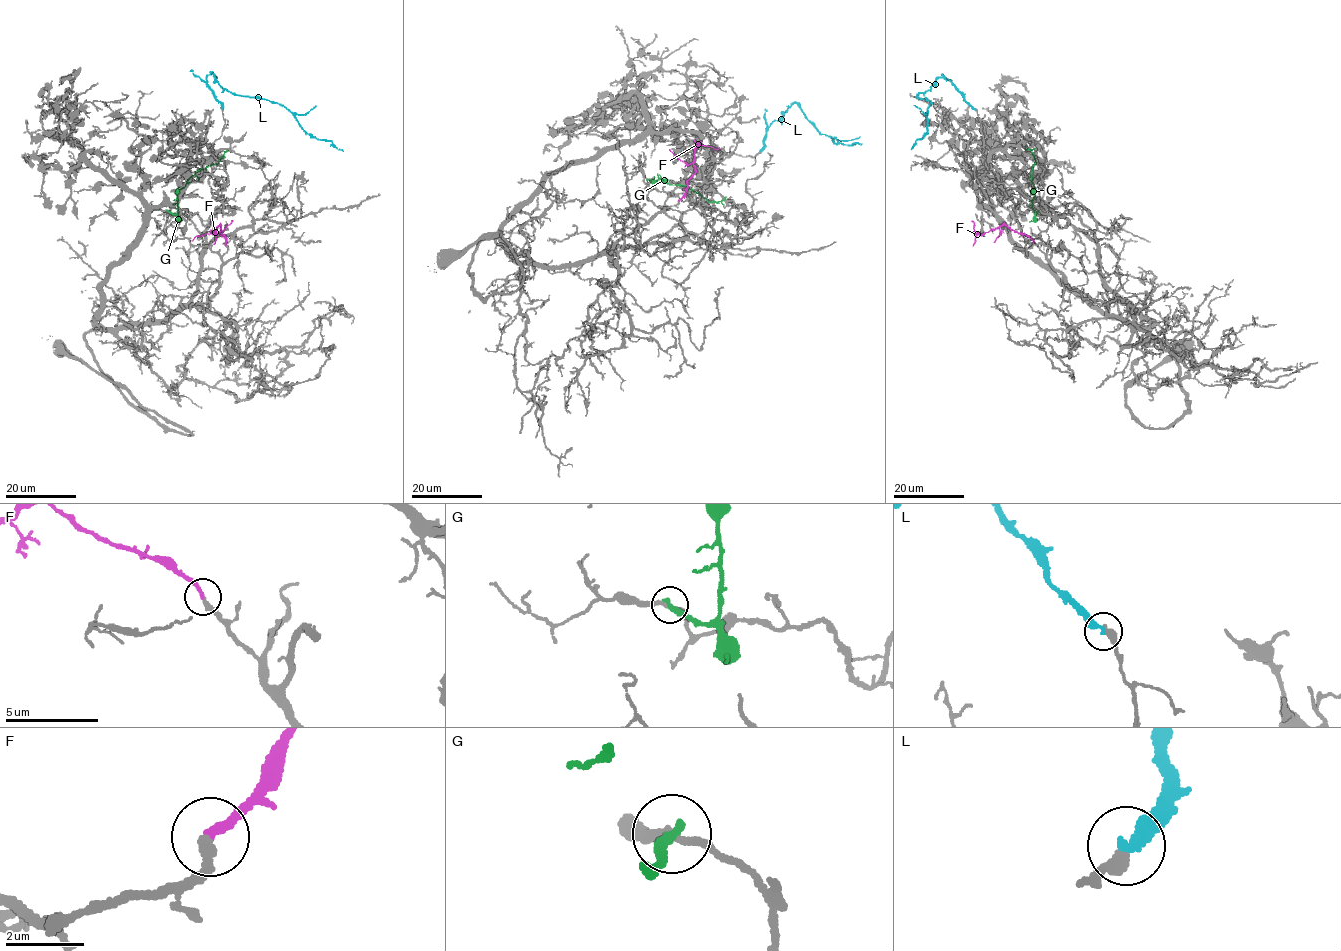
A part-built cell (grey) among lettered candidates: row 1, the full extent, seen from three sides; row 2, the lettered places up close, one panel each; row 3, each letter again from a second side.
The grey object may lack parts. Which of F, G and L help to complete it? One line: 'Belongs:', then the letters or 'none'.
Belongs: F

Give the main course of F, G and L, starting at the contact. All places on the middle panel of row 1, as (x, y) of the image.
F: (679, 200), (685, 193), (687, 181), (695, 172), (695, 149), (698, 145), (719, 147)
G: (647, 179), (685, 185), (710, 202), (726, 197)
L: (760, 151), (770, 124), (781, 119), (787, 108), (796, 103), (819, 131), (830, 135), (836, 144), (862, 144)

